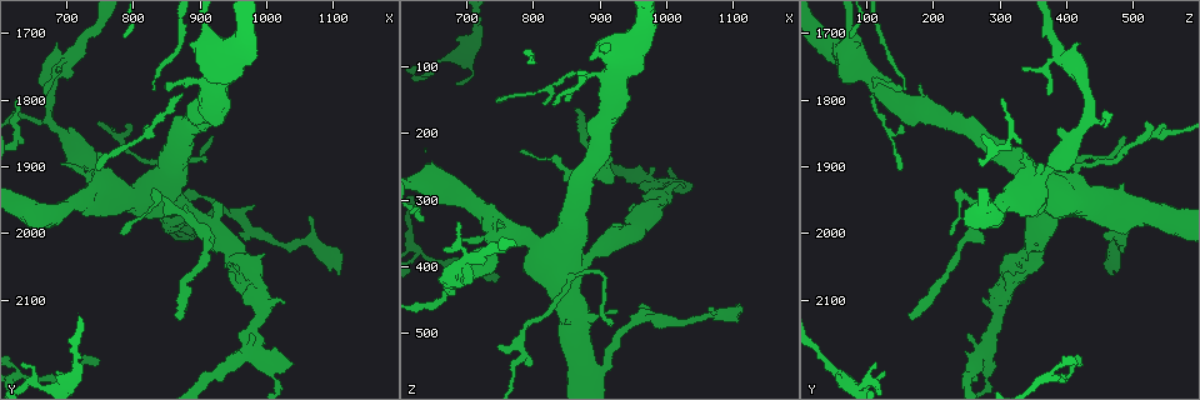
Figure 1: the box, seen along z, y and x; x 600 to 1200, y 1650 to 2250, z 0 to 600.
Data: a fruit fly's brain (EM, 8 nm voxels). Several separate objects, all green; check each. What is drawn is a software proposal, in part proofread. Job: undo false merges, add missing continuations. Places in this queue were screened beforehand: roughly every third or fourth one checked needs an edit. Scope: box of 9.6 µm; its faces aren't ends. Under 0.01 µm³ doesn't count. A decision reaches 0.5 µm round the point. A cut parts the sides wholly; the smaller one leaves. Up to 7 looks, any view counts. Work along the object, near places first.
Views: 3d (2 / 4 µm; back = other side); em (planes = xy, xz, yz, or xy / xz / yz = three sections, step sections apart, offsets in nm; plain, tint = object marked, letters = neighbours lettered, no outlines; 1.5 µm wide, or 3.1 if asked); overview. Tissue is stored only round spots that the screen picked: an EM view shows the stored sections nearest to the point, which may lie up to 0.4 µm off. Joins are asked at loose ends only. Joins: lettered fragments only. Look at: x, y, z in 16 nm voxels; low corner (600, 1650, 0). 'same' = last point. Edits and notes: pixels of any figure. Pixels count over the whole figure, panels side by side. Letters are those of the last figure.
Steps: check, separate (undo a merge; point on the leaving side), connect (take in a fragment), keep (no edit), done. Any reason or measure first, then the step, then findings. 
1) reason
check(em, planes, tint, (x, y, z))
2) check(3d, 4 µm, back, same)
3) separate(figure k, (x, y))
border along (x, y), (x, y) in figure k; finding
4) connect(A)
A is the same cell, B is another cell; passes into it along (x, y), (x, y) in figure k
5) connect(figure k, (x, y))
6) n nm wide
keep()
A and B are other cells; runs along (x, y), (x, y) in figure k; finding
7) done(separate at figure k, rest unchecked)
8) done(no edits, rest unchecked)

an open end
check(3d, 2 µm, (865, 2120, 160))

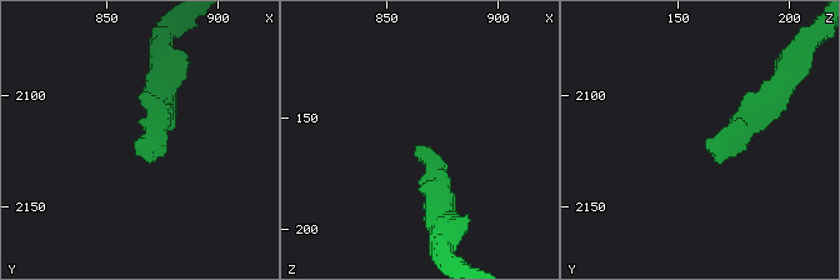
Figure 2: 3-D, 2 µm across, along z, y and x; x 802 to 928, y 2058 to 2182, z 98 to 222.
check(em, planes, letters, (866, 2120, 163))

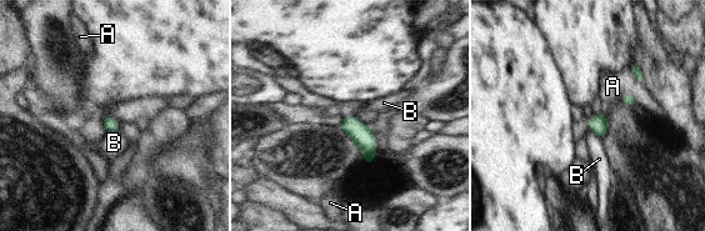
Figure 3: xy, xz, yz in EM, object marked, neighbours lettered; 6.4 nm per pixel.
A touches over 120 nm
keep()
A and B are other cells; border along (119, 129), (105, 131) in figure 3; none of them fits

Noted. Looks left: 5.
an open end
check(3d, 2 µm, (685, 2205, 130))

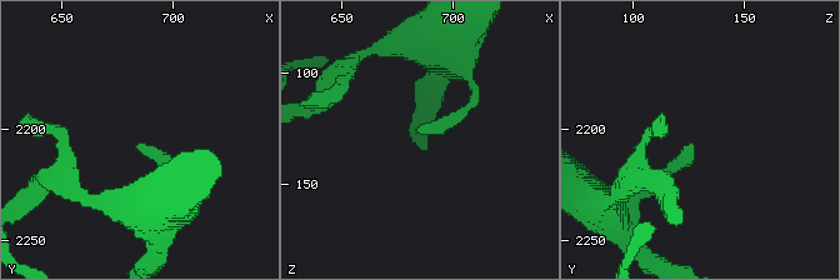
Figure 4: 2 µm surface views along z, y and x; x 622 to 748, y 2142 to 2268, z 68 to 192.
need the tissue
check(em, planes, letters, (685, 2207, 128))

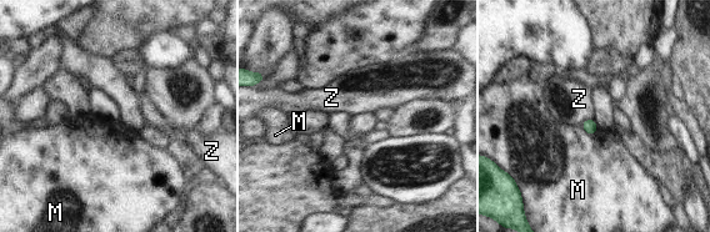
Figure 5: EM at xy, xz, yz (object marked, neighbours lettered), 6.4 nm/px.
M touches over 120 nm
keep()
M and Z are other cells; border along (580, 126), (591, 135), (598, 131) in figure 5; no lettered fragment goes on from it

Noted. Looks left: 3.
tapers out
check(em, yz, step 4, tint, (920, 1855, 485))

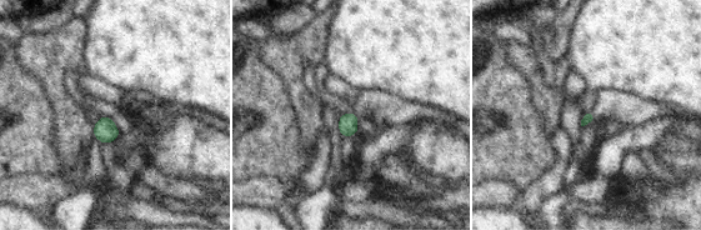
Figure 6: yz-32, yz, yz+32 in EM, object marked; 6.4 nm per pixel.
check(em, planes, letters, same)

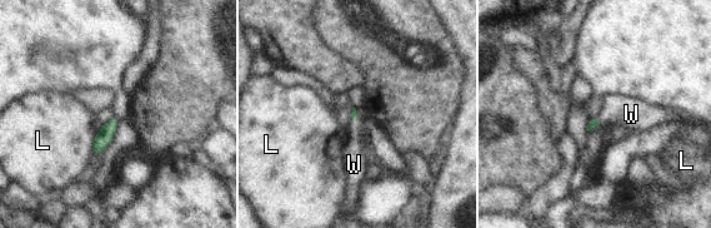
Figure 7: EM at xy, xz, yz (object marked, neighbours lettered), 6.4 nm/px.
connect(W)
W is the same cell, L is another cell; the neuron continues

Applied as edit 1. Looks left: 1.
done(connect at figure 7, rest unchecked)

